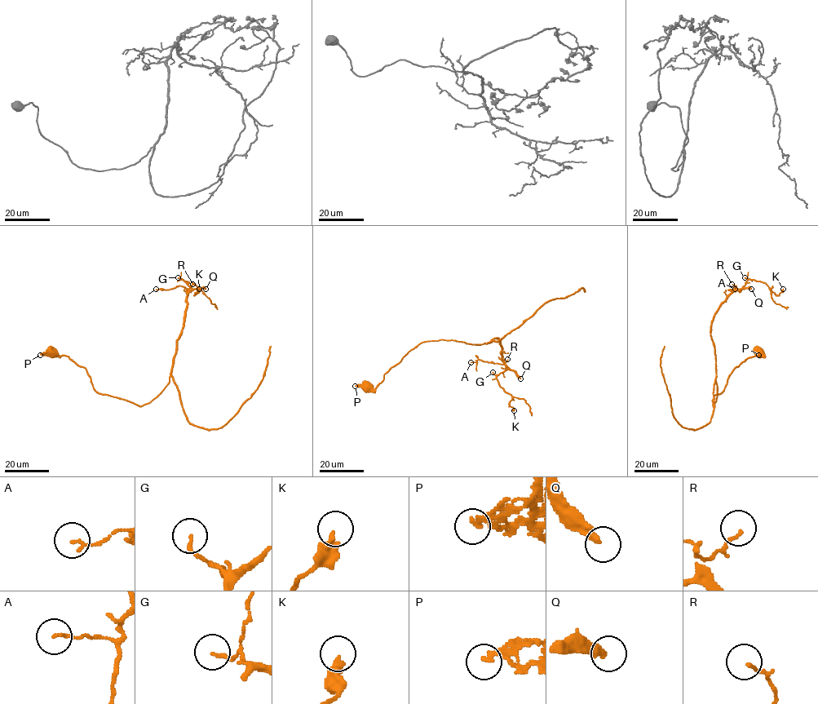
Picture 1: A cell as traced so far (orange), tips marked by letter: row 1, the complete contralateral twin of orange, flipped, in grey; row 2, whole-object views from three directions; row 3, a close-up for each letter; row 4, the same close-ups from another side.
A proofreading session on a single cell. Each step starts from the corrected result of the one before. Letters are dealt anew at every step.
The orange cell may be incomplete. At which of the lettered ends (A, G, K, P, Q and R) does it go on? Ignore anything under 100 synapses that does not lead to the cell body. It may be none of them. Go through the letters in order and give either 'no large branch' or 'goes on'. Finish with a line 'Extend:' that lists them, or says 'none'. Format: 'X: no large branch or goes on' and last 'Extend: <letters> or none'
A: no large branch
G: no large branch
K: no large branch
P: no large branch
Q: goes on
R: no large branch
Extend: Q

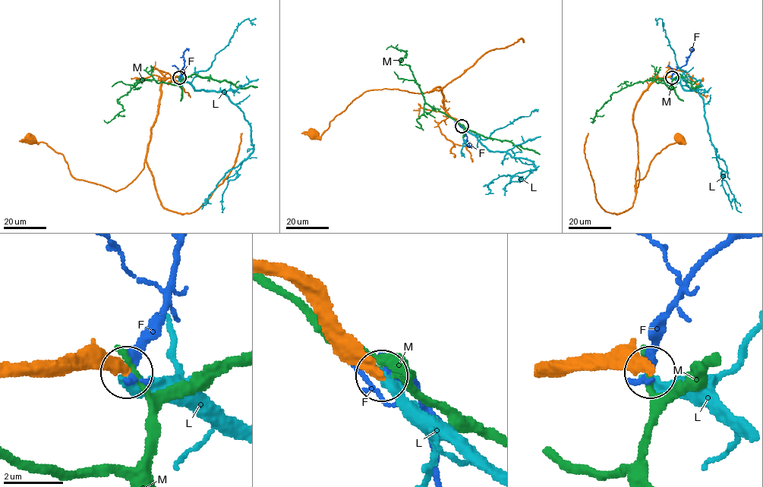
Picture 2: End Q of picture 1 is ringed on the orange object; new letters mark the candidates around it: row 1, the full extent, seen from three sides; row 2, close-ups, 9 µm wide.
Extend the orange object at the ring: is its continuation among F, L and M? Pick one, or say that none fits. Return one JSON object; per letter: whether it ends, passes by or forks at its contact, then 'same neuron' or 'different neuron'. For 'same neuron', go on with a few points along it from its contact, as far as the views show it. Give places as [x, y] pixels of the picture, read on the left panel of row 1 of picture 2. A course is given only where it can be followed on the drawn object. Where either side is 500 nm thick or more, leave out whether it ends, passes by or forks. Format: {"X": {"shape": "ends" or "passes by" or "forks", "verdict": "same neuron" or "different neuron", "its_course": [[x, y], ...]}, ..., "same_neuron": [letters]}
{"F": {"shape": "passes by", "verdict": "different neuron"}, "L": {"shape": "ends", "verdict": "same neuron", "its_course": [[178, 77], [195, 89], [223, 91], [240, 109], [250, 126], [253, 152], [229, 170], [203, 205]]}, "M": {"shape": "ends", "verdict": "different neuron"}, "same_neuron": ["L"]}

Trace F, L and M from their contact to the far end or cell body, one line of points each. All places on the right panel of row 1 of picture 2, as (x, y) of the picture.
F: (671, 76), (676, 70), (686, 64), (687, 58), (694, 48)
L: (671, 77), (685, 89), (698, 91), (703, 100), (725, 193), (740, 205)
M: (671, 76), (671, 83), (669, 85), (647, 80), (613, 92), (611, 98), (596, 112), (593, 123), (595, 120)

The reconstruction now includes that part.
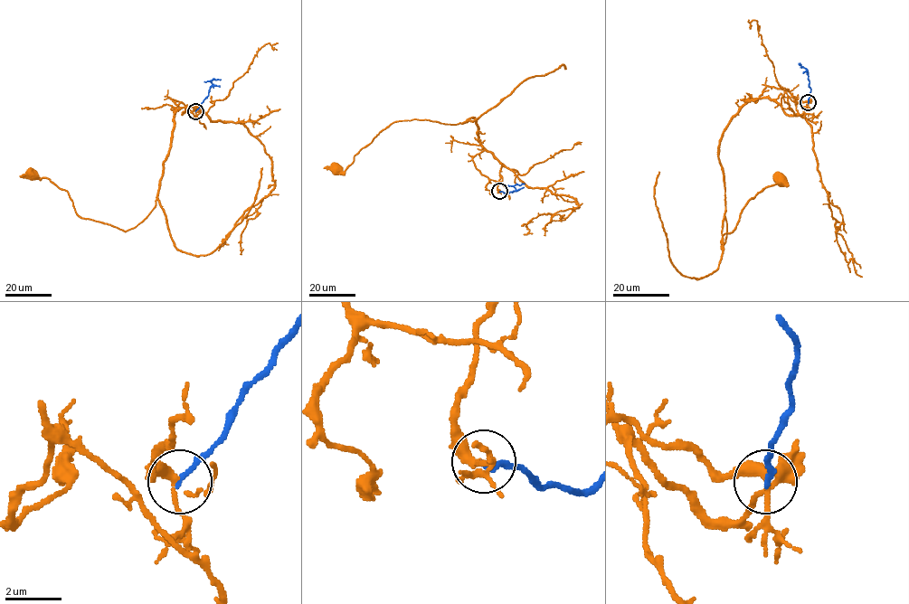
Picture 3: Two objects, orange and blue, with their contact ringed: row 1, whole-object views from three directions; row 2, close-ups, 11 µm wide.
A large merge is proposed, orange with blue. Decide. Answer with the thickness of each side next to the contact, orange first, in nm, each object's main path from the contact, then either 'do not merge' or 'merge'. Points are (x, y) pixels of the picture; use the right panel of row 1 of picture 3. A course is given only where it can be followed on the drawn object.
calibres 280 and 220 nm; course orange (808, 102), (781, 94), (750, 100), (724, 130), (718, 156), (726, 226), (722, 249), (751, 198), (781, 181); course blue (808, 102), (810, 94), (809, 73), (799, 64); do not merge

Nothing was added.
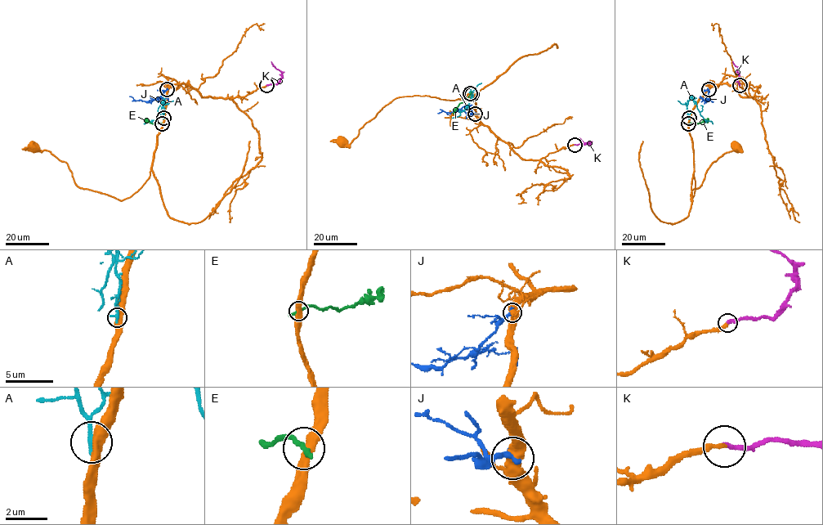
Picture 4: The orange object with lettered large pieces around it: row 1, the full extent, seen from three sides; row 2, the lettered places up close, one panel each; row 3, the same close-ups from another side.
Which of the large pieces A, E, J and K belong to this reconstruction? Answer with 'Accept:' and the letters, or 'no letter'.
Accept: K

